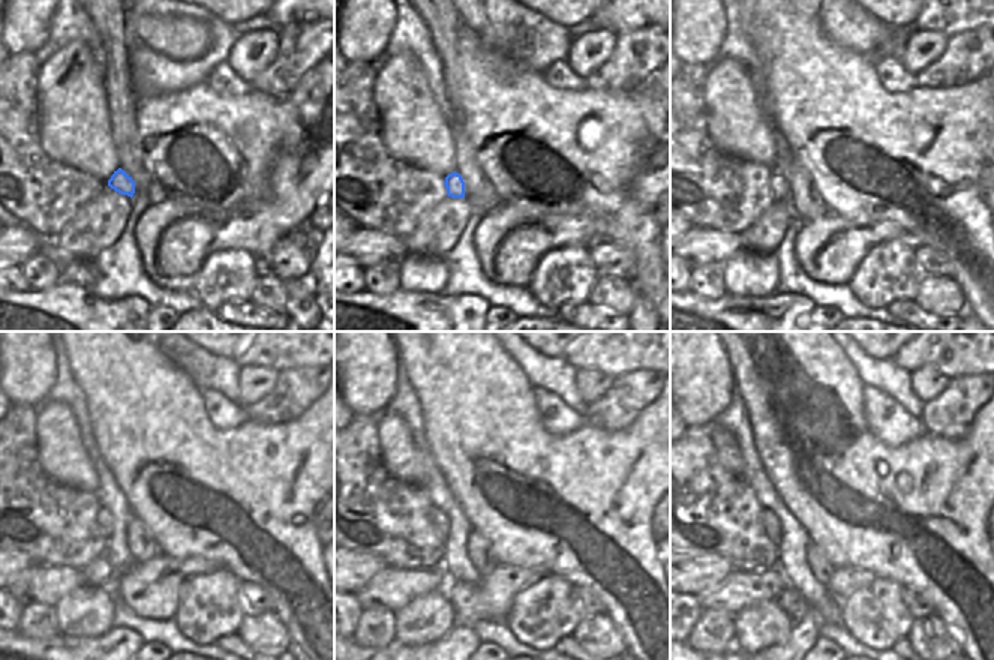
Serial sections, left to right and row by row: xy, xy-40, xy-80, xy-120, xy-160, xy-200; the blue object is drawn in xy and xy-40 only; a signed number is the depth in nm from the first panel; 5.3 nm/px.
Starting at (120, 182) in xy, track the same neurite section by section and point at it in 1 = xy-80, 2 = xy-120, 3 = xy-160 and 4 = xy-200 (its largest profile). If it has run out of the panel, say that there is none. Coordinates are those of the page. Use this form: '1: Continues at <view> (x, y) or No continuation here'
1: Continues at xy-80 (778, 185)
2: Continues at xy-120 (104, 519)
3: Continues at xy-160 (438, 519)
4: Continues at xy-200 (769, 521).

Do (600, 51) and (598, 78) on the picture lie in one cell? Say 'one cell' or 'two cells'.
two cells

